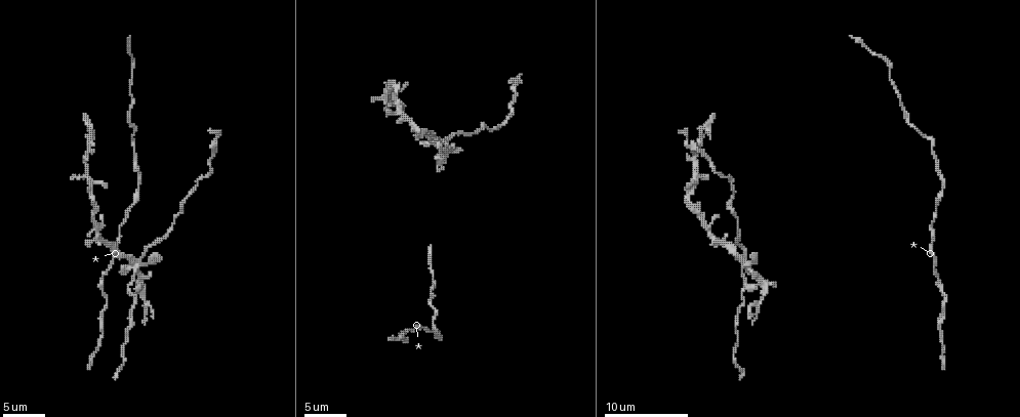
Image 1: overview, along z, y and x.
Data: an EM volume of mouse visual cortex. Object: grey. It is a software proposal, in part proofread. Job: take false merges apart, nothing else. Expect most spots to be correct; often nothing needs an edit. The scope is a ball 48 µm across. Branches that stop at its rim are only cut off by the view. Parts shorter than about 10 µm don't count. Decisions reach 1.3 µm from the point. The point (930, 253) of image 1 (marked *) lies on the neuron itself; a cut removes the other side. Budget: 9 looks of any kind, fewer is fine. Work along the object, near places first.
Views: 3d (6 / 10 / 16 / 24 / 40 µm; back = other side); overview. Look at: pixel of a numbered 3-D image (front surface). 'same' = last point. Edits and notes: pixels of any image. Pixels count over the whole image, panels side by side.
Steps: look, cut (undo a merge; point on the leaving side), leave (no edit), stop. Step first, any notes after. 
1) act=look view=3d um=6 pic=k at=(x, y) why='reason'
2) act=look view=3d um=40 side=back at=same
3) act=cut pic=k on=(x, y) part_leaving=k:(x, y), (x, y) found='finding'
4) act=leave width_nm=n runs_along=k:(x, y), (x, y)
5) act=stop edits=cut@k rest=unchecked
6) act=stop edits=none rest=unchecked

act=look view=3d um=10 pic=1 at=(929, 139) why='calibre changes'

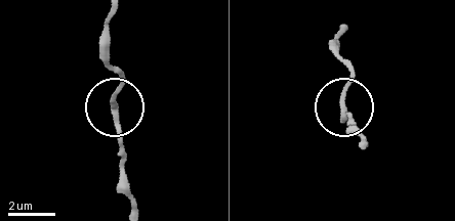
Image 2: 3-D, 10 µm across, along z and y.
act=leave runs_along=2:(360, 144), (342, 103), (355, 70) found='all the same neuron'

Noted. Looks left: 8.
act=look view=3d um=16 pic=1 at=(431, 332) why='sudden change in width'

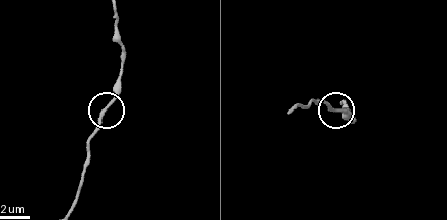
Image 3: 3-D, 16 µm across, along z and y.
act=leave found='one neuron here'

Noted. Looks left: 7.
act=look view=3d um=10 pic=1 at=(708, 231) why='a narrow waist'

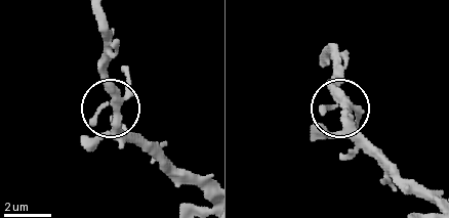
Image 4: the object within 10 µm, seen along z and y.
act=leave found='continuous, no second neuron'

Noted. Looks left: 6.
act=look view=3d um=6 pic=1 at=(747, 260) why='thin arm on a thick one'

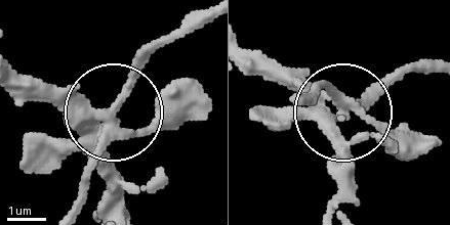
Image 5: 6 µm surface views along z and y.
act=look view=3d um=6 side=back pic=5 at=(339, 100)

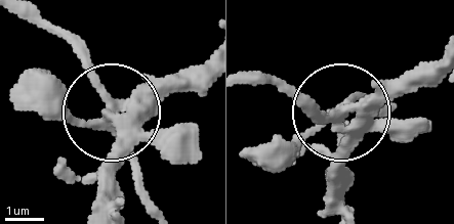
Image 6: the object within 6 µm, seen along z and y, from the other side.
act=cut pic=6 on=(64, 109) part_leaving=6:(115, 104), (76, 48), (27, 19) found='a second neuron is stuck on'

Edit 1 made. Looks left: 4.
act=stop edits=cut@6 rest=unchecked

